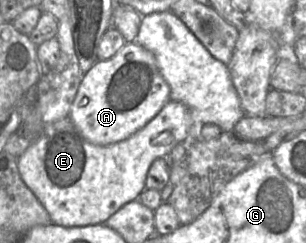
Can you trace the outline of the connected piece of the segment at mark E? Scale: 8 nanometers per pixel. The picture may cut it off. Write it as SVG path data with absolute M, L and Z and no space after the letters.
M173 100L168 101L162 108L162 110L142 129L123 141L109 145L96 145L89 142L80 134L80 132L76 129L69 118L64 118L46 126L38 140L30 145L25 150L25 152L17 158L17 166L22 180L47 210L53 224L63 227L83 227L88 225L104 224L109 217L116 213L125 204L139 199L140 194L146 189L146 177L151 164L158 158L167 158L172 149L179 143L183 142L186 151L188 151L190 146L194 142L199 140L200 128L201 127L198 127L196 124L193 123L188 108L184 104Z

